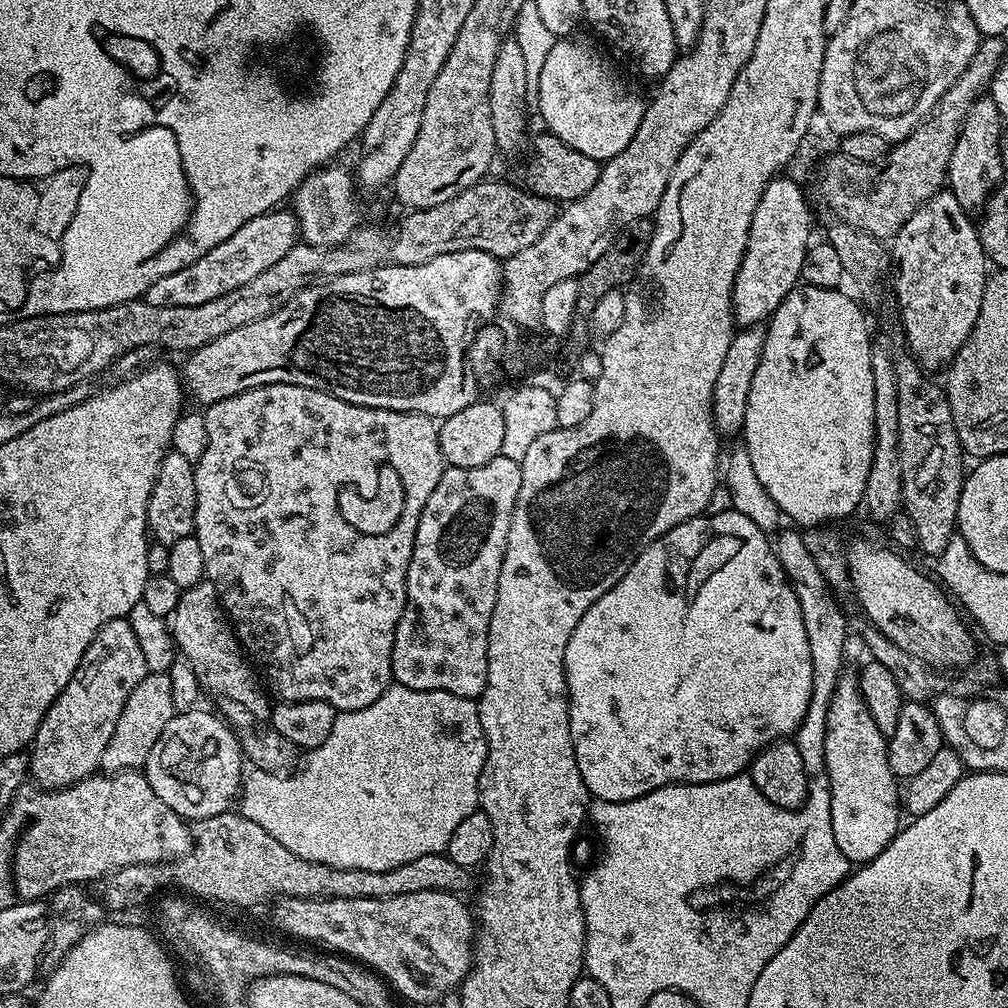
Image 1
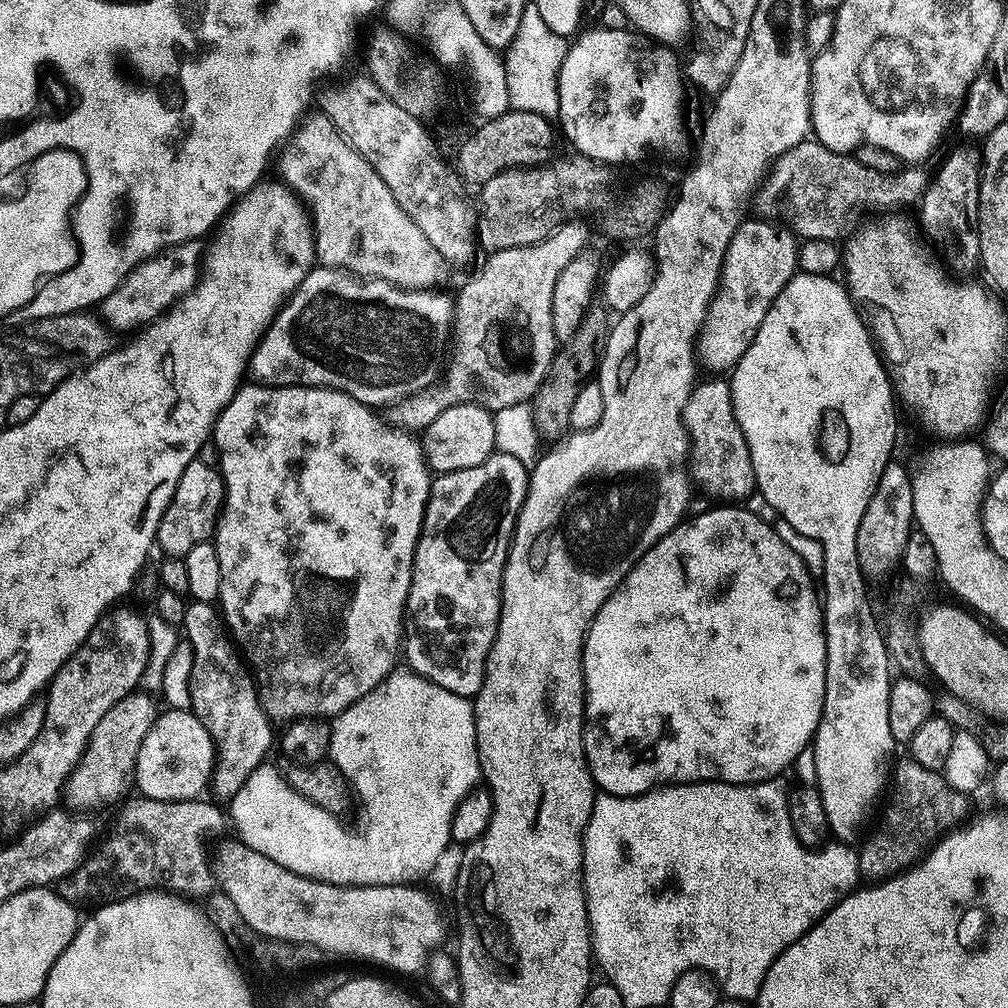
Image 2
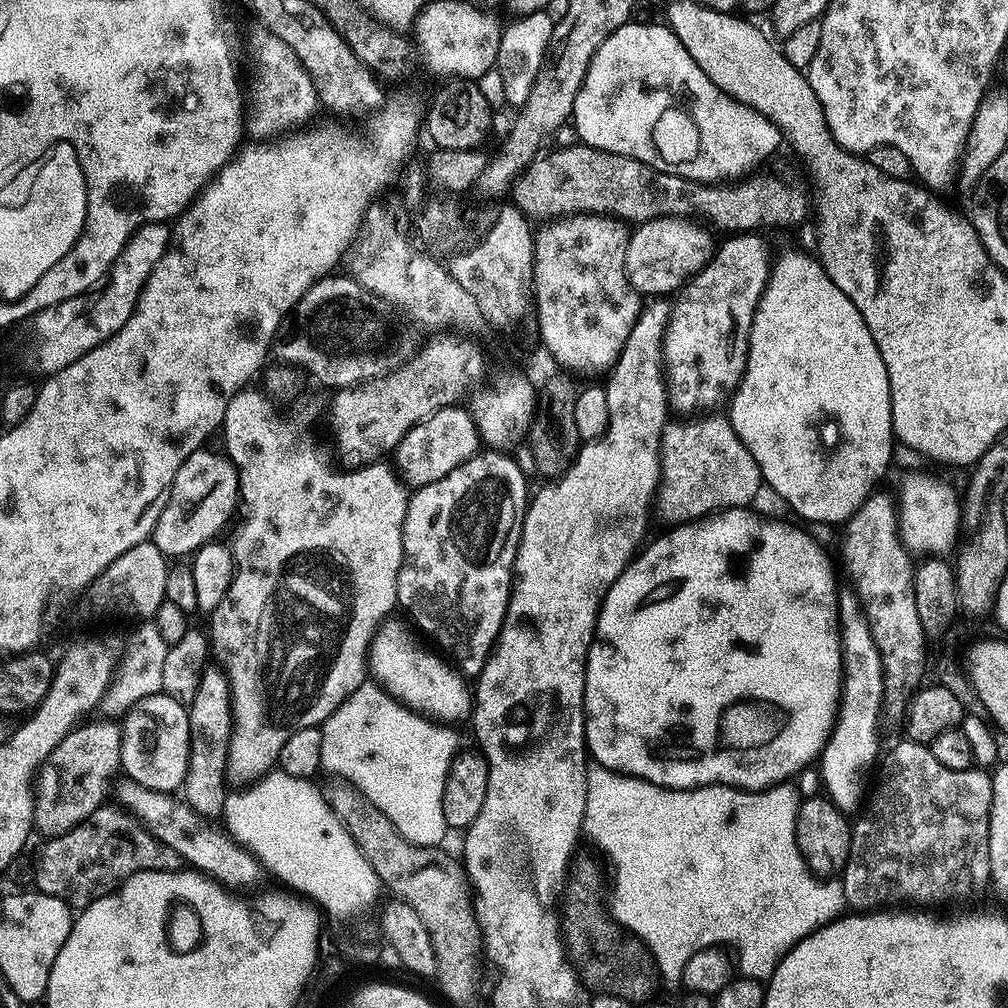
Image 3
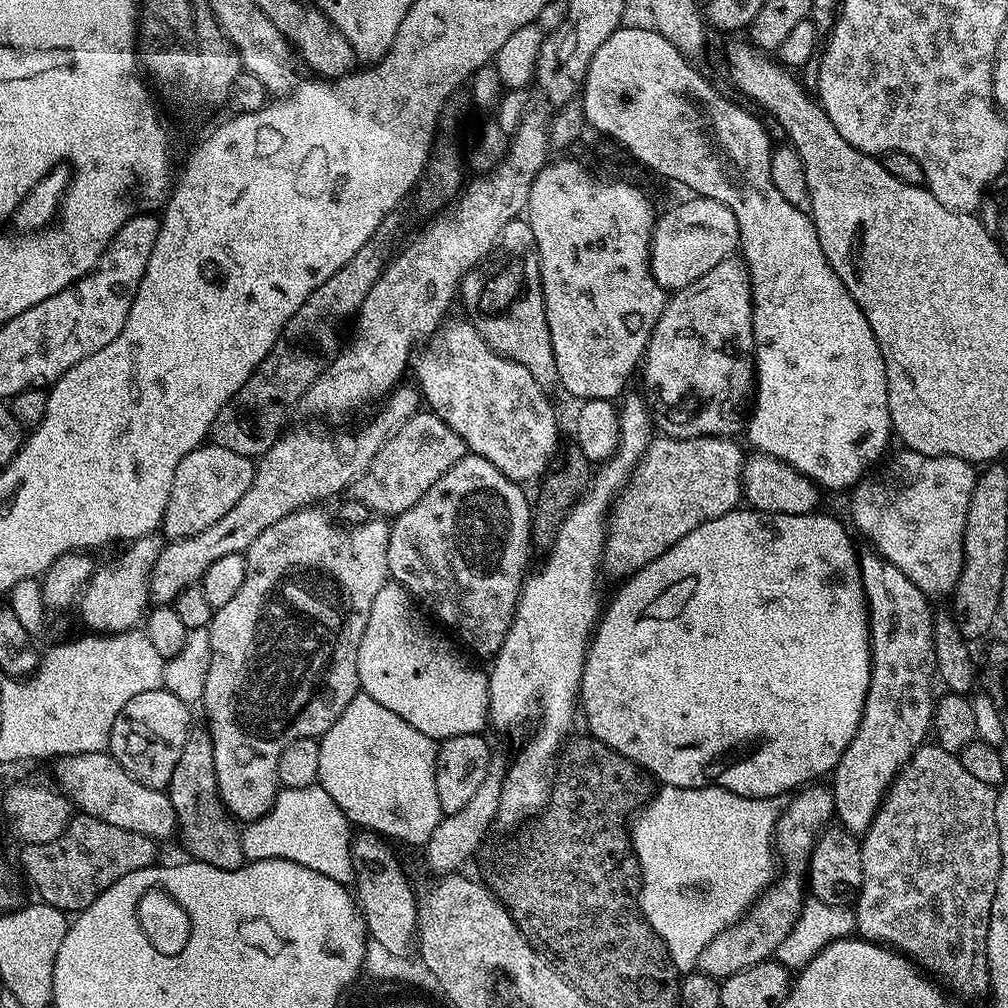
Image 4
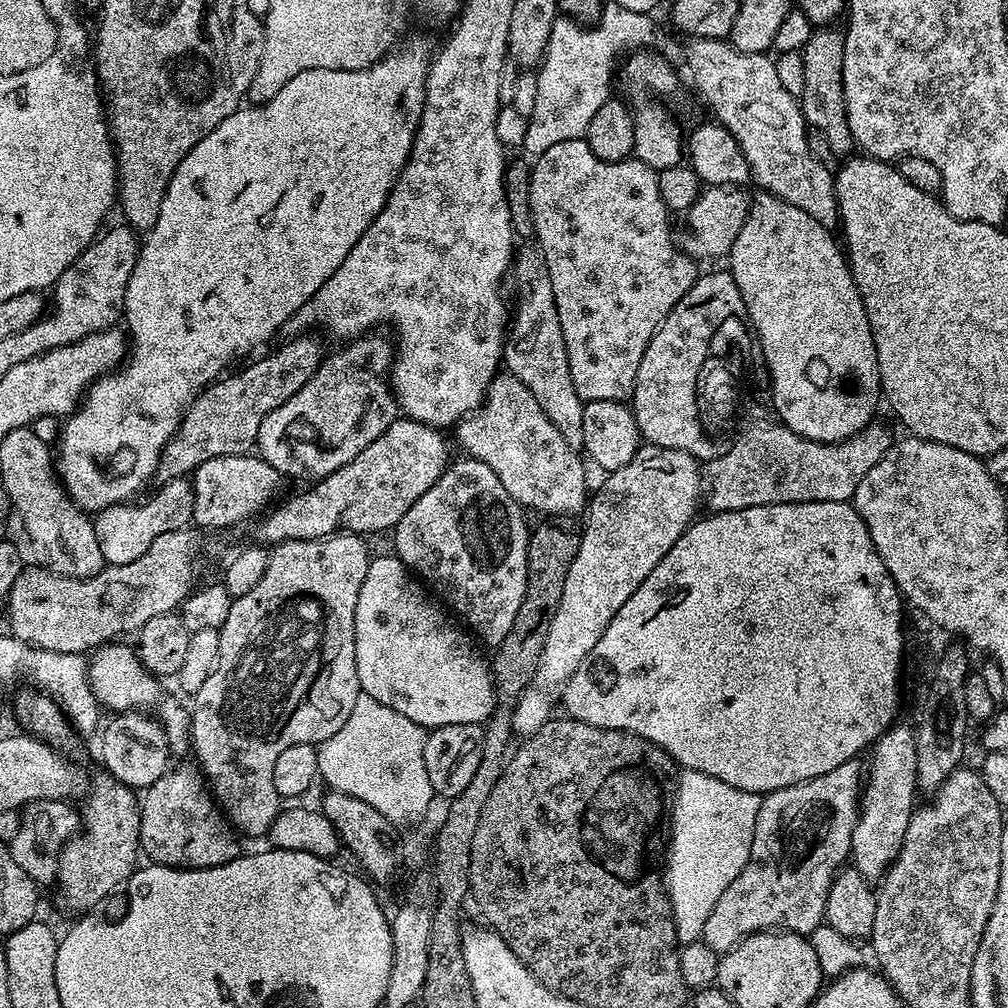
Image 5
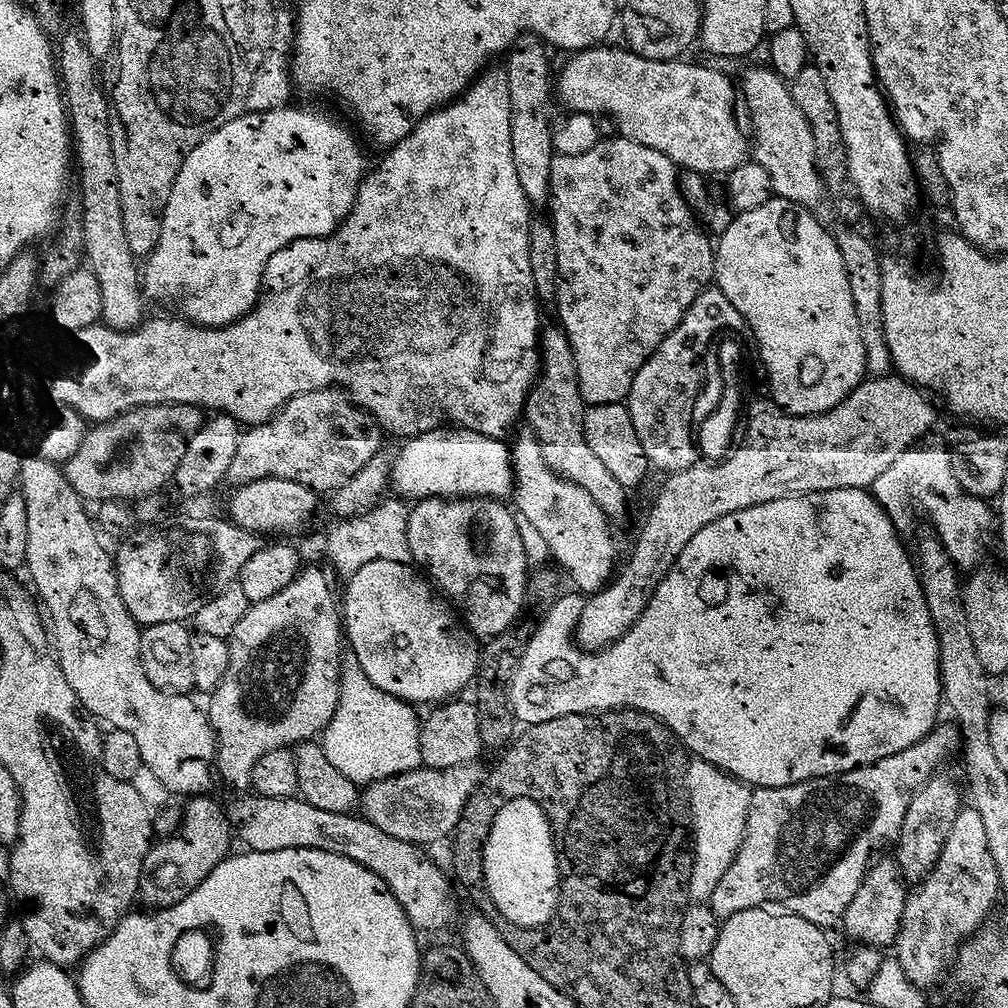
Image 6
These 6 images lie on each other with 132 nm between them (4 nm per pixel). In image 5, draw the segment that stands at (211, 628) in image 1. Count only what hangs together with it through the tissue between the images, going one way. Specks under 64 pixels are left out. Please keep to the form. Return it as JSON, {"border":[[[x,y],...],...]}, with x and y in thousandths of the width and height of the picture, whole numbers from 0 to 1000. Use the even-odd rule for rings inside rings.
{"border":[[[188,756],[180,762],[168,761],[148,782],[142,783],[139,794],[139,840],[142,848],[153,857],[164,857],[166,861],[211,861],[233,853],[240,841],[235,826],[226,815],[199,763]]]}

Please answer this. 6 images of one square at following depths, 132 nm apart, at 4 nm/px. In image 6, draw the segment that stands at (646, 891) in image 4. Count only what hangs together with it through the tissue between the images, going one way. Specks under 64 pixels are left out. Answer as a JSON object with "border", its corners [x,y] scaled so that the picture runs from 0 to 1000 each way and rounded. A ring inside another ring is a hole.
{"border":[[[684,753],[683,763],[677,766],[679,780],[683,783],[683,805],[685,807],[685,836],[687,838],[687,866],[683,876],[683,887],[688,894],[703,892],[716,872],[716,867],[728,855],[730,844],[740,823],[740,812],[746,791],[743,779],[709,762],[699,754]]]}

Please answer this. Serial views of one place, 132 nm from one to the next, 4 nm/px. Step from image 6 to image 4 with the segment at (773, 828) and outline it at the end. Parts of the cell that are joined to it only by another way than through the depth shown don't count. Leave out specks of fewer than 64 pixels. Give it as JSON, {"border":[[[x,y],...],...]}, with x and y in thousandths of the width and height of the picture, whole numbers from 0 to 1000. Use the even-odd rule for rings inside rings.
{"border":[[[807,776],[793,783],[781,795],[783,798],[775,805],[768,830],[768,844],[776,858],[776,864],[731,917],[725,917],[723,921],[704,931],[704,935],[700,935],[700,942],[692,946],[690,955],[690,960],[695,965],[706,968],[711,974],[717,974],[722,968],[769,949],[776,931],[780,931],[800,896],[802,852],[810,838],[810,831],[829,808],[825,783],[818,779],[816,782],[815,779],[816,777]]]}

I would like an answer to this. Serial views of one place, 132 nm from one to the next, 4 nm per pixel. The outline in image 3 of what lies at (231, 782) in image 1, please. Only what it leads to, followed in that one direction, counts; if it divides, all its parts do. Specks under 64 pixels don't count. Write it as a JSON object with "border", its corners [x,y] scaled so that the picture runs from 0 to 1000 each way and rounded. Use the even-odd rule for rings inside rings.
{"border":[[[162,688],[141,692],[141,696],[122,707],[119,760],[126,773],[137,776],[149,784],[174,787],[183,781],[188,748],[187,704],[184,699],[173,696],[173,692]]]}

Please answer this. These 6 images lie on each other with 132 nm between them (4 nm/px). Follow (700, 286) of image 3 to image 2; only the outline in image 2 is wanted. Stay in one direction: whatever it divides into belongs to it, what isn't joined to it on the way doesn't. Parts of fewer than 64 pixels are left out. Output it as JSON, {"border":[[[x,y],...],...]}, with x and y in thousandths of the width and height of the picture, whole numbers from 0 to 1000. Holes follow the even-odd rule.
{"border":[[[742,218],[730,225],[730,231],[722,248],[720,250],[720,256],[718,257],[718,269],[714,271],[714,284],[710,287],[710,295],[706,298],[702,306],[702,313],[698,317],[698,324],[696,326],[695,333],[692,337],[692,349],[695,356],[702,359],[706,365],[719,365],[719,367],[725,367],[729,365],[730,361],[736,355],[736,351],[740,351],[740,347],[744,343],[744,339],[748,339],[748,335],[752,331],[752,323],[756,323],[756,315],[760,315],[760,312],[764,308],[764,304],[768,300],[768,296],[772,296],[772,292],[777,286],[780,285],[786,275],[790,273],[792,269],[792,238],[789,233],[781,225],[769,226],[762,218]]]}

